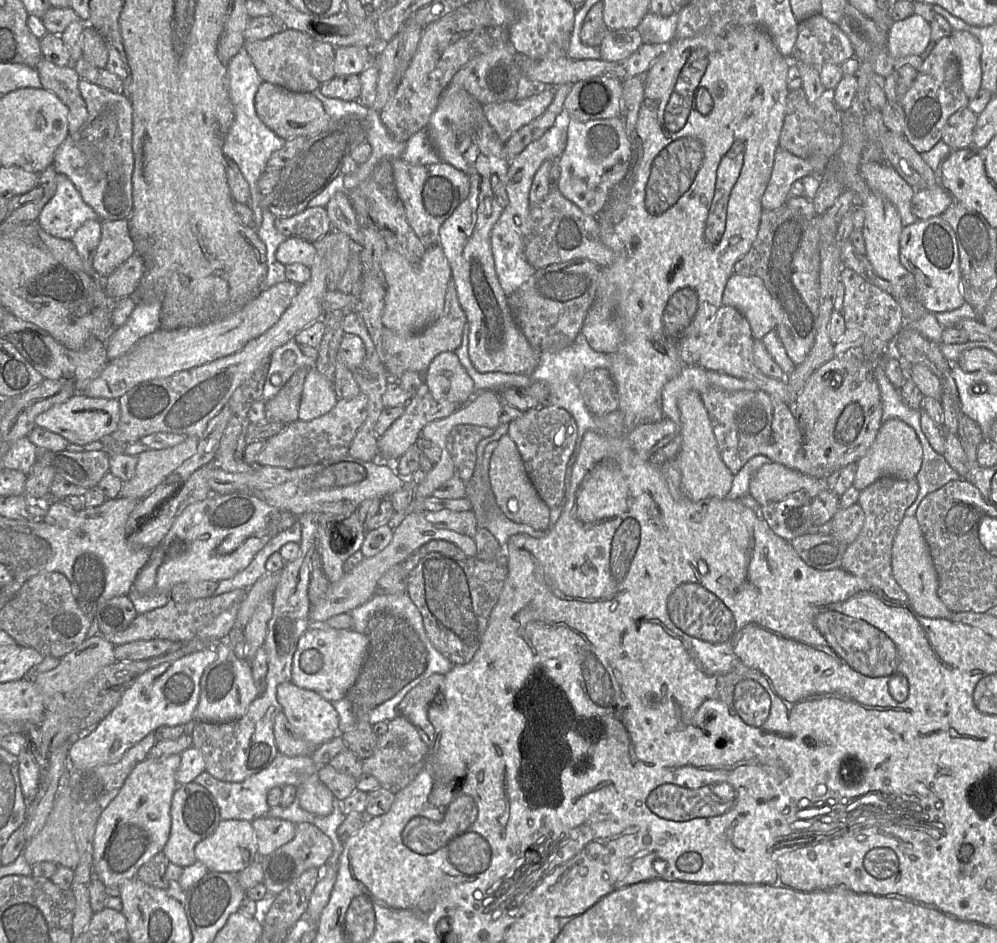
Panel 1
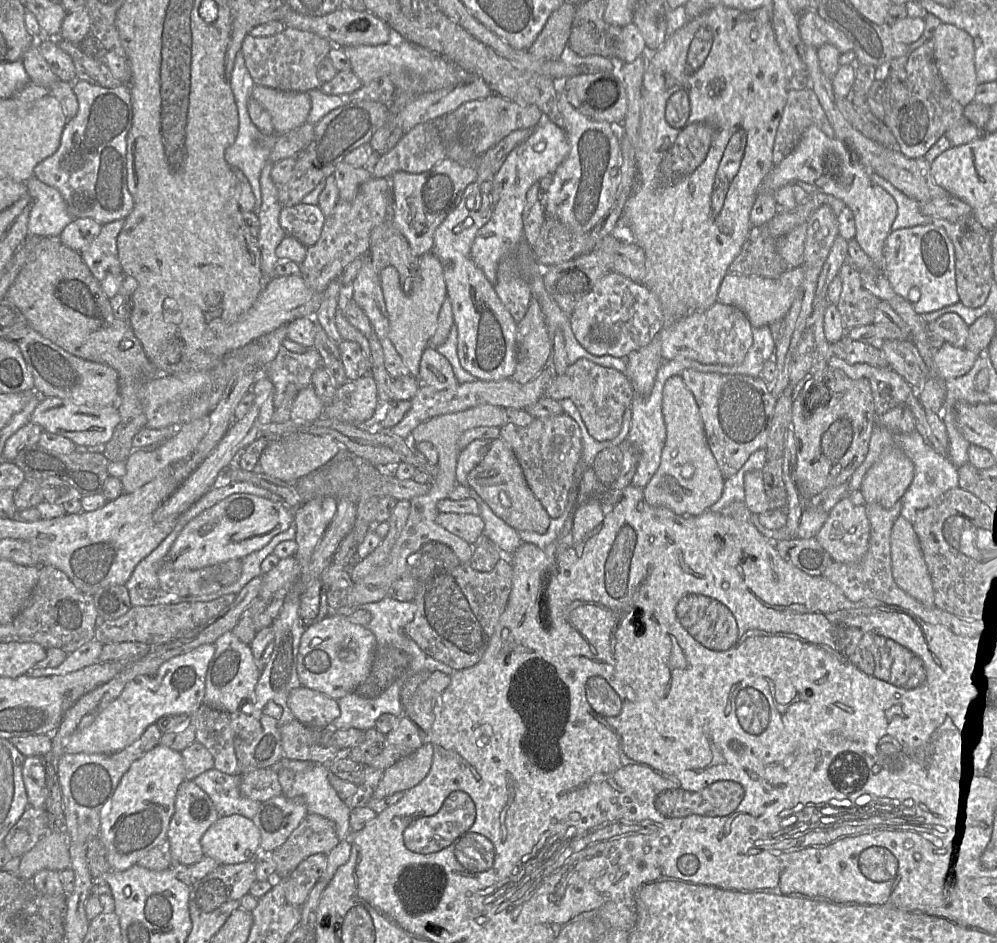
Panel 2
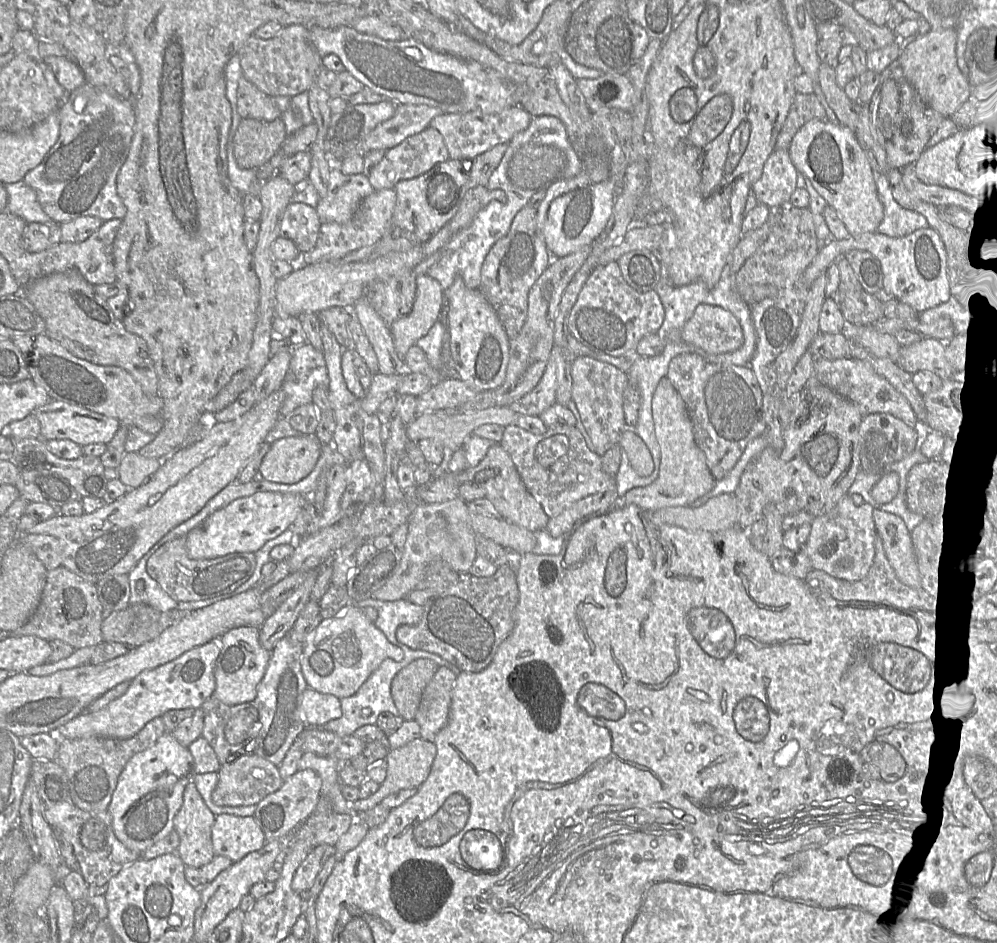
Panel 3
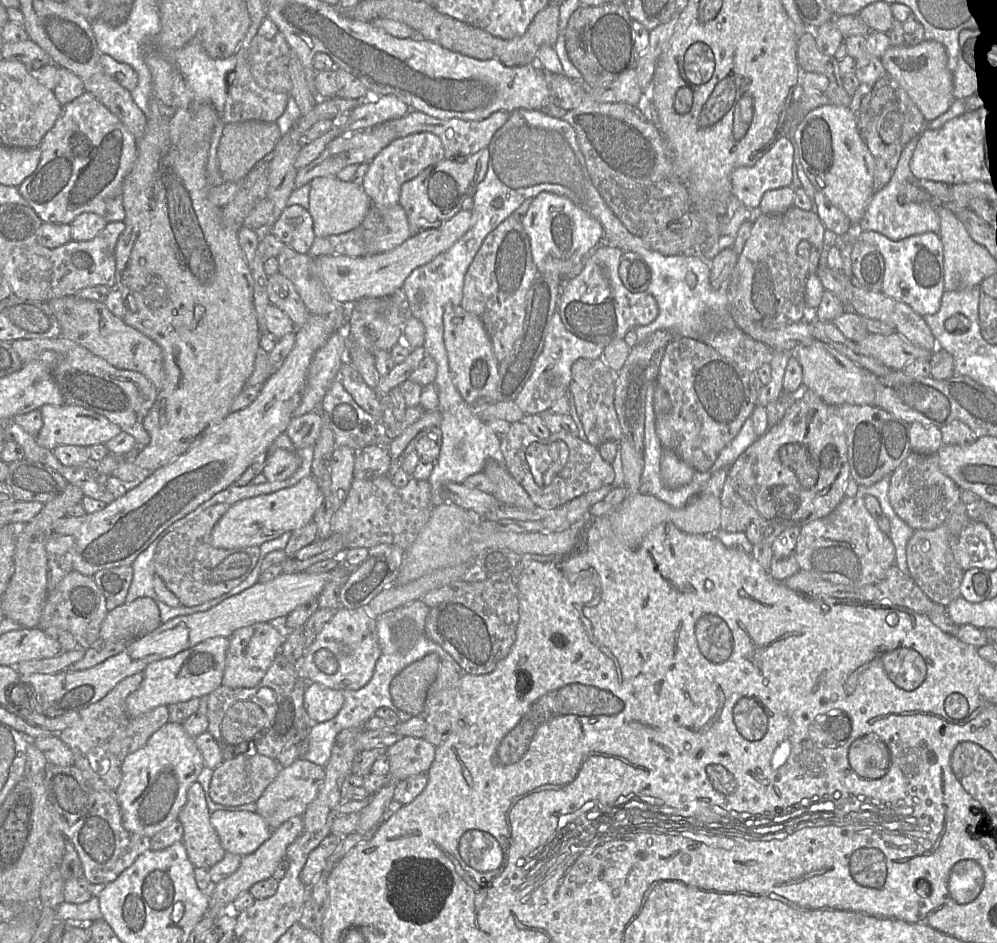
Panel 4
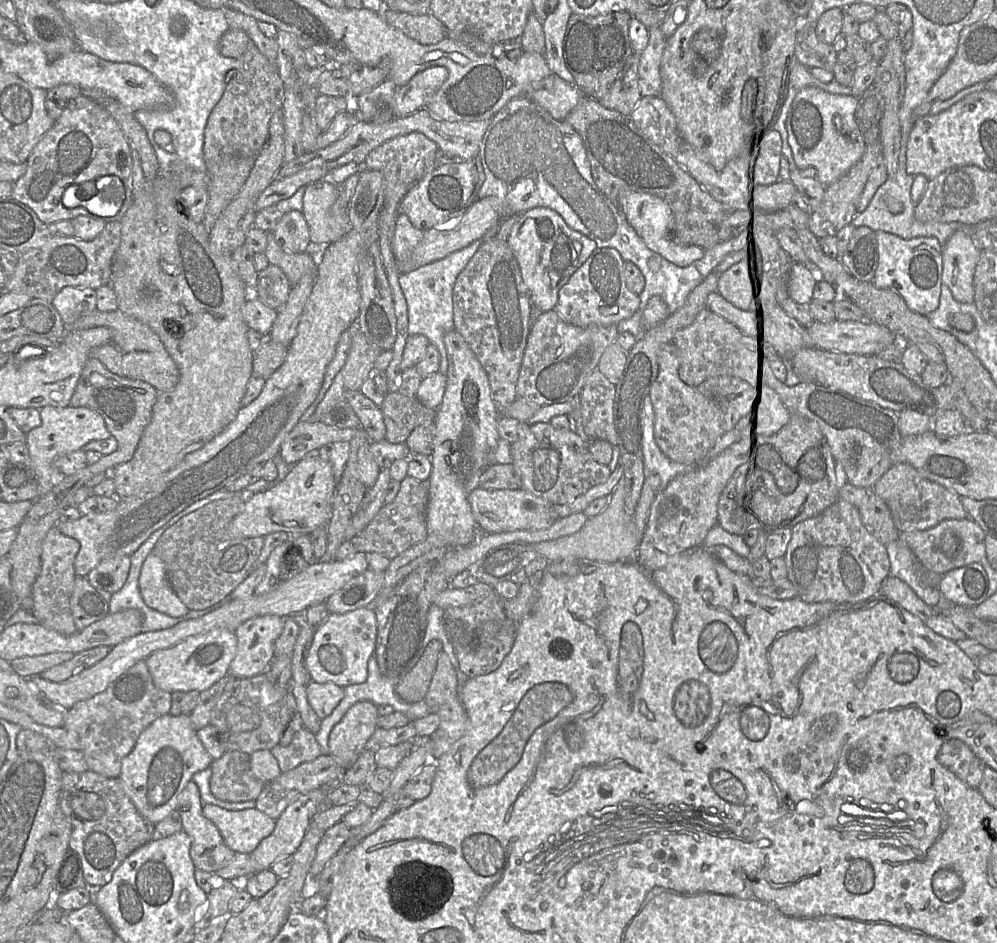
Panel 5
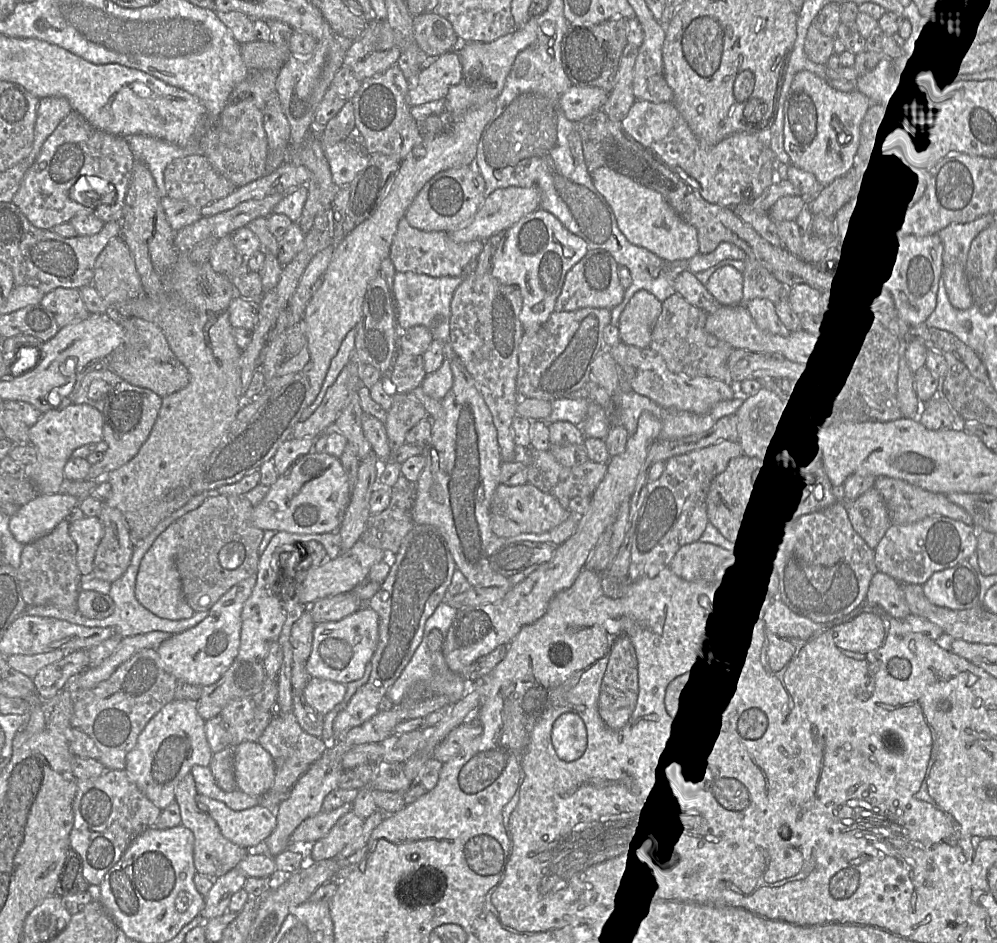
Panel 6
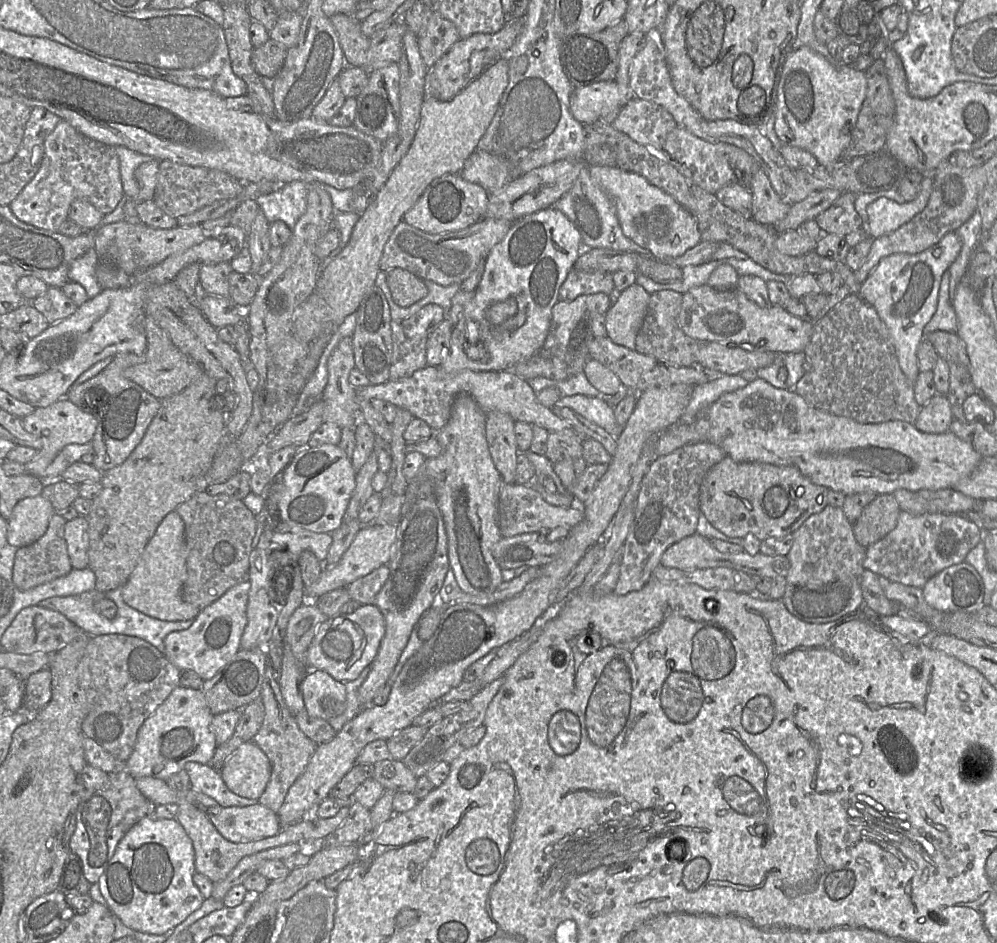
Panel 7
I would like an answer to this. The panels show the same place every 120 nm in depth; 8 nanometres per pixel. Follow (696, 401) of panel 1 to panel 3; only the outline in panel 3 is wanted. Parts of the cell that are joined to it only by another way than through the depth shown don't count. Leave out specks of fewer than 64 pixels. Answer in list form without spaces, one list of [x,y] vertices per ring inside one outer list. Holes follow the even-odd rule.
[[[666,377],[659,381],[653,394],[652,415],[660,447],[659,475],[650,485],[629,490],[620,499],[620,504],[635,504],[652,512],[666,507],[690,506],[713,489],[716,479],[707,466],[705,453],[695,443],[686,404]]]

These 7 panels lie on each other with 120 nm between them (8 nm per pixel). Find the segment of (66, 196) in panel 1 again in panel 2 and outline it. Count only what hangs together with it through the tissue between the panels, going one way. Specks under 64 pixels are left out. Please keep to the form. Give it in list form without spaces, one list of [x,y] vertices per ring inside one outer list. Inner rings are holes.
[[[34,176],[29,178],[25,184],[27,195],[32,199],[28,234],[58,237],[63,229],[73,221],[67,212],[65,201],[60,192]]]

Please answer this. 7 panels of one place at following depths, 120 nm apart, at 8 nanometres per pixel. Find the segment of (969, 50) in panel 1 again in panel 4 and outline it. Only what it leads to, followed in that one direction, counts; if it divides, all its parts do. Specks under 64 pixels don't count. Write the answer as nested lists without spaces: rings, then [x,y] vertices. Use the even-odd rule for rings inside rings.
[[[923,40],[916,46],[890,46],[880,58],[885,72],[907,92],[927,122],[945,113],[955,101],[953,72],[947,67],[947,59],[943,44],[934,40]]]

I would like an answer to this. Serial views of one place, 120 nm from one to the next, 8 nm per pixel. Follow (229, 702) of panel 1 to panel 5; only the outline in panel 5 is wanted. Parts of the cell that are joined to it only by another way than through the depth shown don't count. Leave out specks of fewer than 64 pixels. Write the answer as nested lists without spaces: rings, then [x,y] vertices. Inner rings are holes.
[[[264,615],[251,618],[235,631],[237,651],[229,675],[251,678],[264,673],[274,659],[274,644],[284,629],[285,618]]]

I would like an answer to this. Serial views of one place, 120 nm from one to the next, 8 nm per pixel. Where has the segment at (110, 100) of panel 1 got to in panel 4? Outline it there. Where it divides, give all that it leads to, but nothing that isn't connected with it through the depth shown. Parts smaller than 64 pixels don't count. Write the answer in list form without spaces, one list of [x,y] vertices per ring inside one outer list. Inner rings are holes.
[[[85,91],[62,106],[54,125],[38,146],[41,151],[39,163],[34,172],[18,186],[19,193],[42,222],[70,224],[85,212],[97,214],[107,223],[123,221],[122,185],[135,163],[137,142],[135,136],[106,106]]]

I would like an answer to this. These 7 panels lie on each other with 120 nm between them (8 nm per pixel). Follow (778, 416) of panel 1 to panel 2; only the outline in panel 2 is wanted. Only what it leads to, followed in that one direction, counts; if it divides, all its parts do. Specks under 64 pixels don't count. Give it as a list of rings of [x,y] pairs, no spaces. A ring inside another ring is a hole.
[[[685,369],[680,376],[686,387],[694,395],[703,421],[709,448],[726,480],[740,470],[753,452],[765,449],[774,408],[777,403],[777,399],[770,392],[771,385],[762,377],[700,372],[694,369]]]

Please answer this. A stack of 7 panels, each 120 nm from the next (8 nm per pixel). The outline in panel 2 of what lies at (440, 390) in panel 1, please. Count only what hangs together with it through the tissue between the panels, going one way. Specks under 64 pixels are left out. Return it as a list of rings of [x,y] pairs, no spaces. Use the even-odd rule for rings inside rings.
[[[432,347],[423,351],[418,379],[422,385],[437,390],[453,389],[459,385],[450,362]]]

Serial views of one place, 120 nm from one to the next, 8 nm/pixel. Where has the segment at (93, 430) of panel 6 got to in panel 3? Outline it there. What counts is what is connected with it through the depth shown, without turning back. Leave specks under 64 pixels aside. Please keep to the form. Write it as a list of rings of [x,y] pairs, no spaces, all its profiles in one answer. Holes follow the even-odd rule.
[[[51,400],[49,403],[36,407],[32,412],[40,423],[40,438],[44,441],[67,439],[84,447],[88,444],[107,444],[114,437],[121,423],[111,417],[88,409],[70,405],[66,402]]]

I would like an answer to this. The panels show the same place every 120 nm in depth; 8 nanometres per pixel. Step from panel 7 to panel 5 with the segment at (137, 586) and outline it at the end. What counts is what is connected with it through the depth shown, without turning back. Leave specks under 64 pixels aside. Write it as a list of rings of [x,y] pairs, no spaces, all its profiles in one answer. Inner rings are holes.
[[[154,551],[146,557],[138,581],[142,599],[151,609],[171,617],[181,617],[189,612],[173,590],[164,562]]]

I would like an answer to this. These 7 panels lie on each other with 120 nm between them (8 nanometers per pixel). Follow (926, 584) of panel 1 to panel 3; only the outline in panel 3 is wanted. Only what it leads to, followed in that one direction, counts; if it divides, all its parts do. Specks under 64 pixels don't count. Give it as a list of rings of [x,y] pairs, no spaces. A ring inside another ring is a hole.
[[[880,506],[873,509],[873,520],[876,534],[882,539],[886,557],[894,570],[897,579],[911,588],[922,588],[911,534],[902,518],[888,511],[882,510]]]

